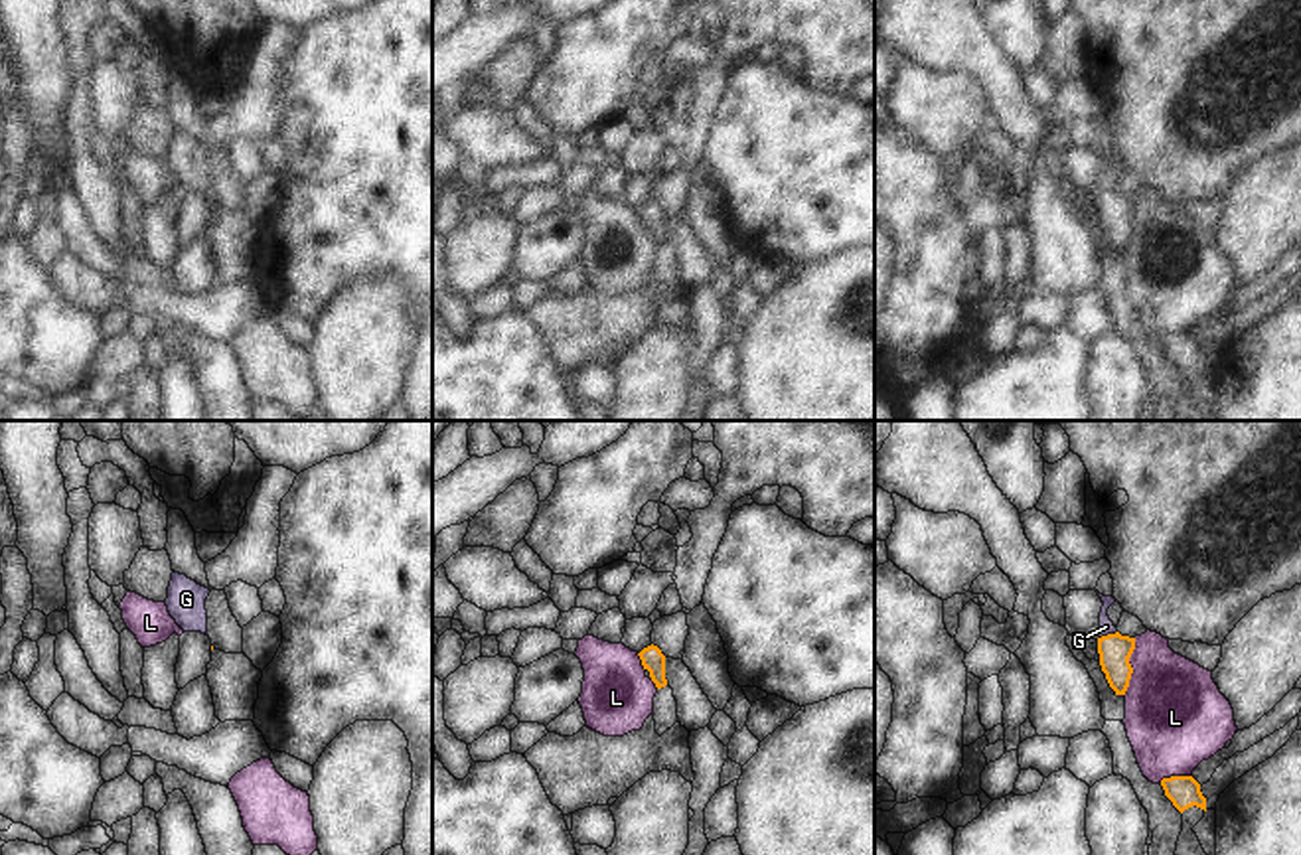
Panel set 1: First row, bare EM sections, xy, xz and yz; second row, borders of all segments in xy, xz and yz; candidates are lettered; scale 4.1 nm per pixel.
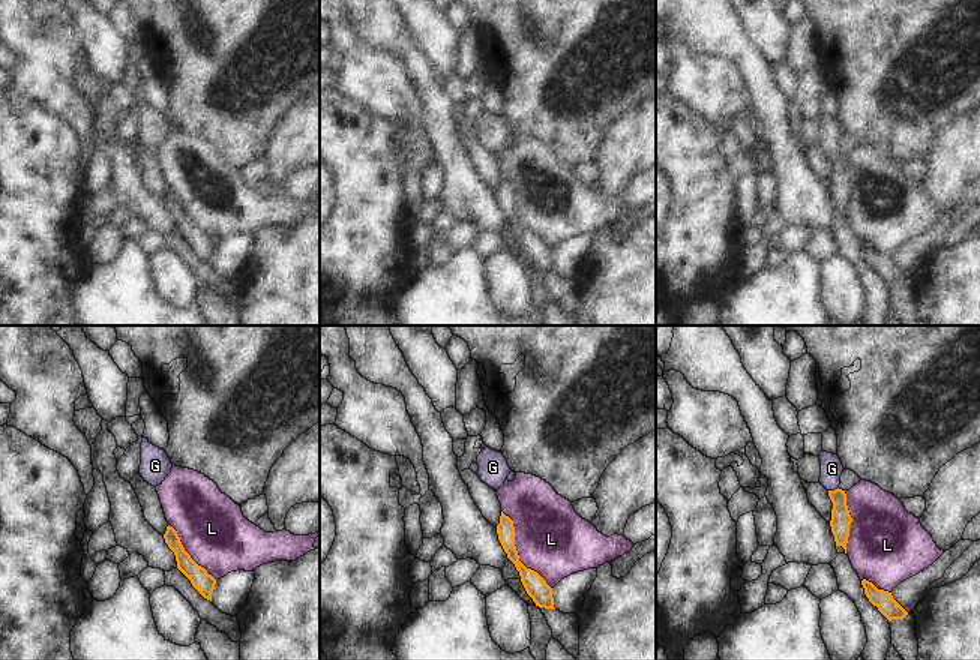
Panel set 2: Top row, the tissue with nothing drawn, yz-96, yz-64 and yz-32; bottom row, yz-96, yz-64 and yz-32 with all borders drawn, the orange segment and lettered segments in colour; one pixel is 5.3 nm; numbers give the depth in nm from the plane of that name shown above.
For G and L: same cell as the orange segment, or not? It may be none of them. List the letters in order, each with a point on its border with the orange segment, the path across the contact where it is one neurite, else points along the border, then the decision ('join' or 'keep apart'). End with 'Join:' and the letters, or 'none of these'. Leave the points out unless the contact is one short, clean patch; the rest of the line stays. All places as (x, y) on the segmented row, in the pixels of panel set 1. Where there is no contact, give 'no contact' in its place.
G: meets orange in yz at (1108, 634); runs through yz (1114, 650), (1108, 634), (1106, 626); join
L: meets orange in yz at (1130, 666); keep apart
Join: G

